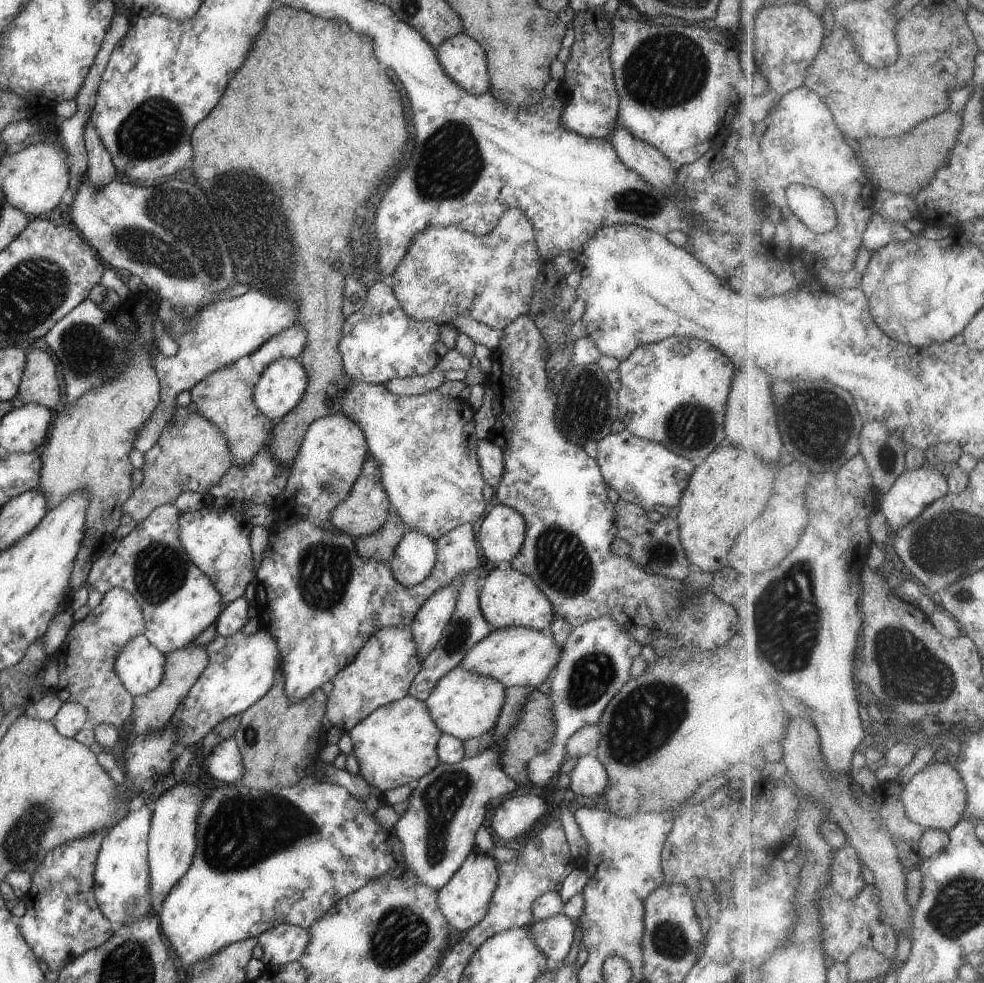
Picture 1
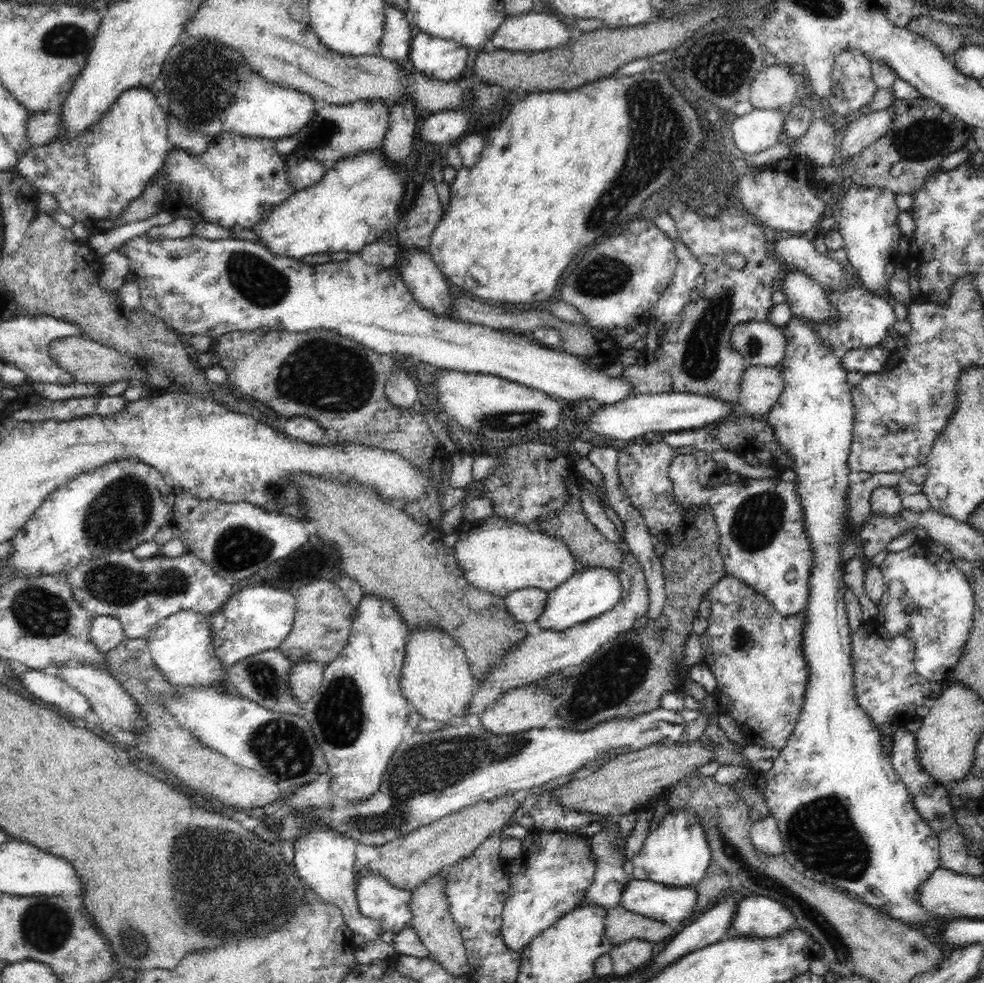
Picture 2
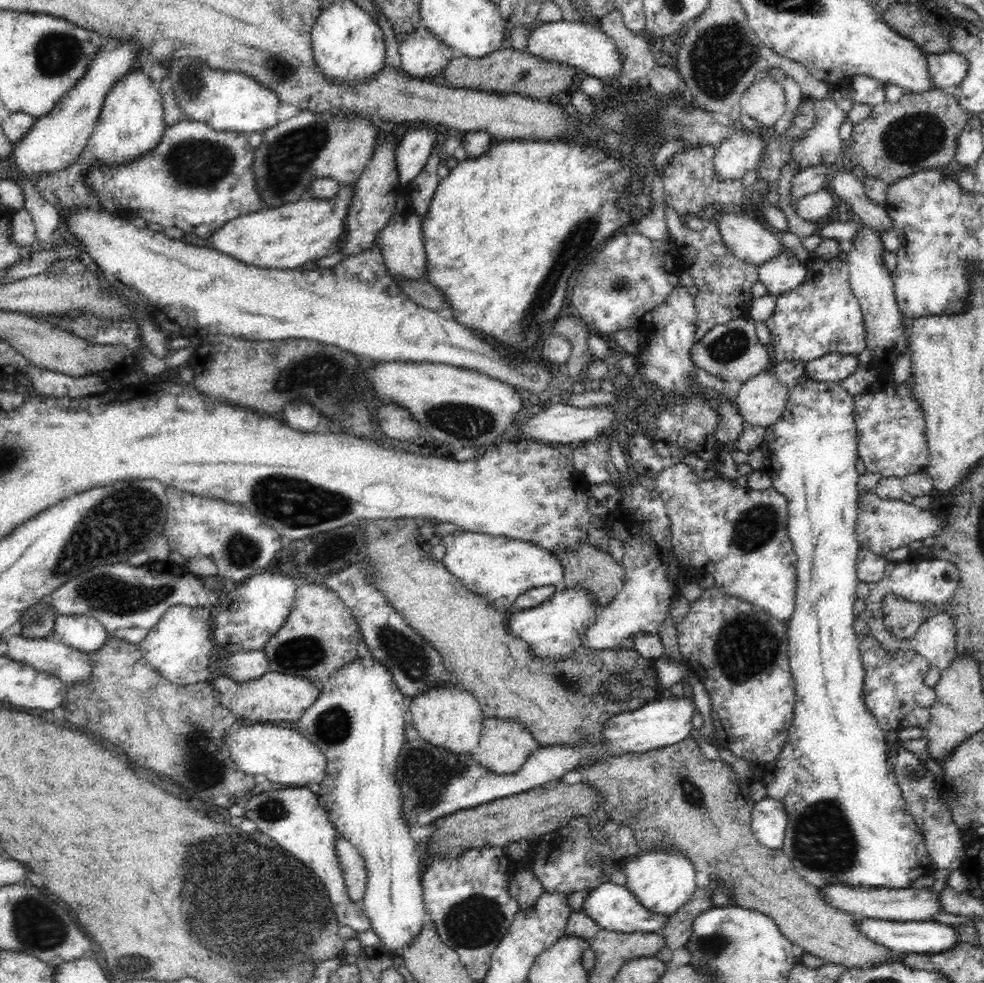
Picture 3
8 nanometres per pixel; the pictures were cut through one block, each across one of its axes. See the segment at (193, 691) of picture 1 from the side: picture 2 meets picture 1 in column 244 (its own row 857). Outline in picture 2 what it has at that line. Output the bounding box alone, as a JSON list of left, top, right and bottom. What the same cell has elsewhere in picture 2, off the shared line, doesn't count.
[631,809,711,887]

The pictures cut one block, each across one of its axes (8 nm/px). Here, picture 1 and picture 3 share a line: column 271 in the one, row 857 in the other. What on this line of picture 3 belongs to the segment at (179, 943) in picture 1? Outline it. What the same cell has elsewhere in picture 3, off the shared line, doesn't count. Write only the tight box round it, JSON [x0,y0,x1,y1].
[760,360,932,889]

